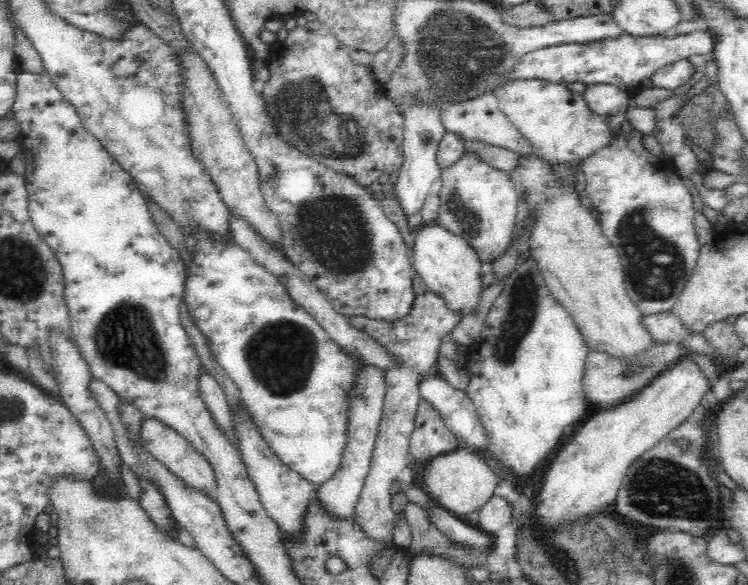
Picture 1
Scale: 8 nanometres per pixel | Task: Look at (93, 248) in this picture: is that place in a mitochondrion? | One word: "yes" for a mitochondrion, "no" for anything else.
no

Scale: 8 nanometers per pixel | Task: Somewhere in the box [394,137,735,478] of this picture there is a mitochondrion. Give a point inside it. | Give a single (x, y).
(656, 267)

